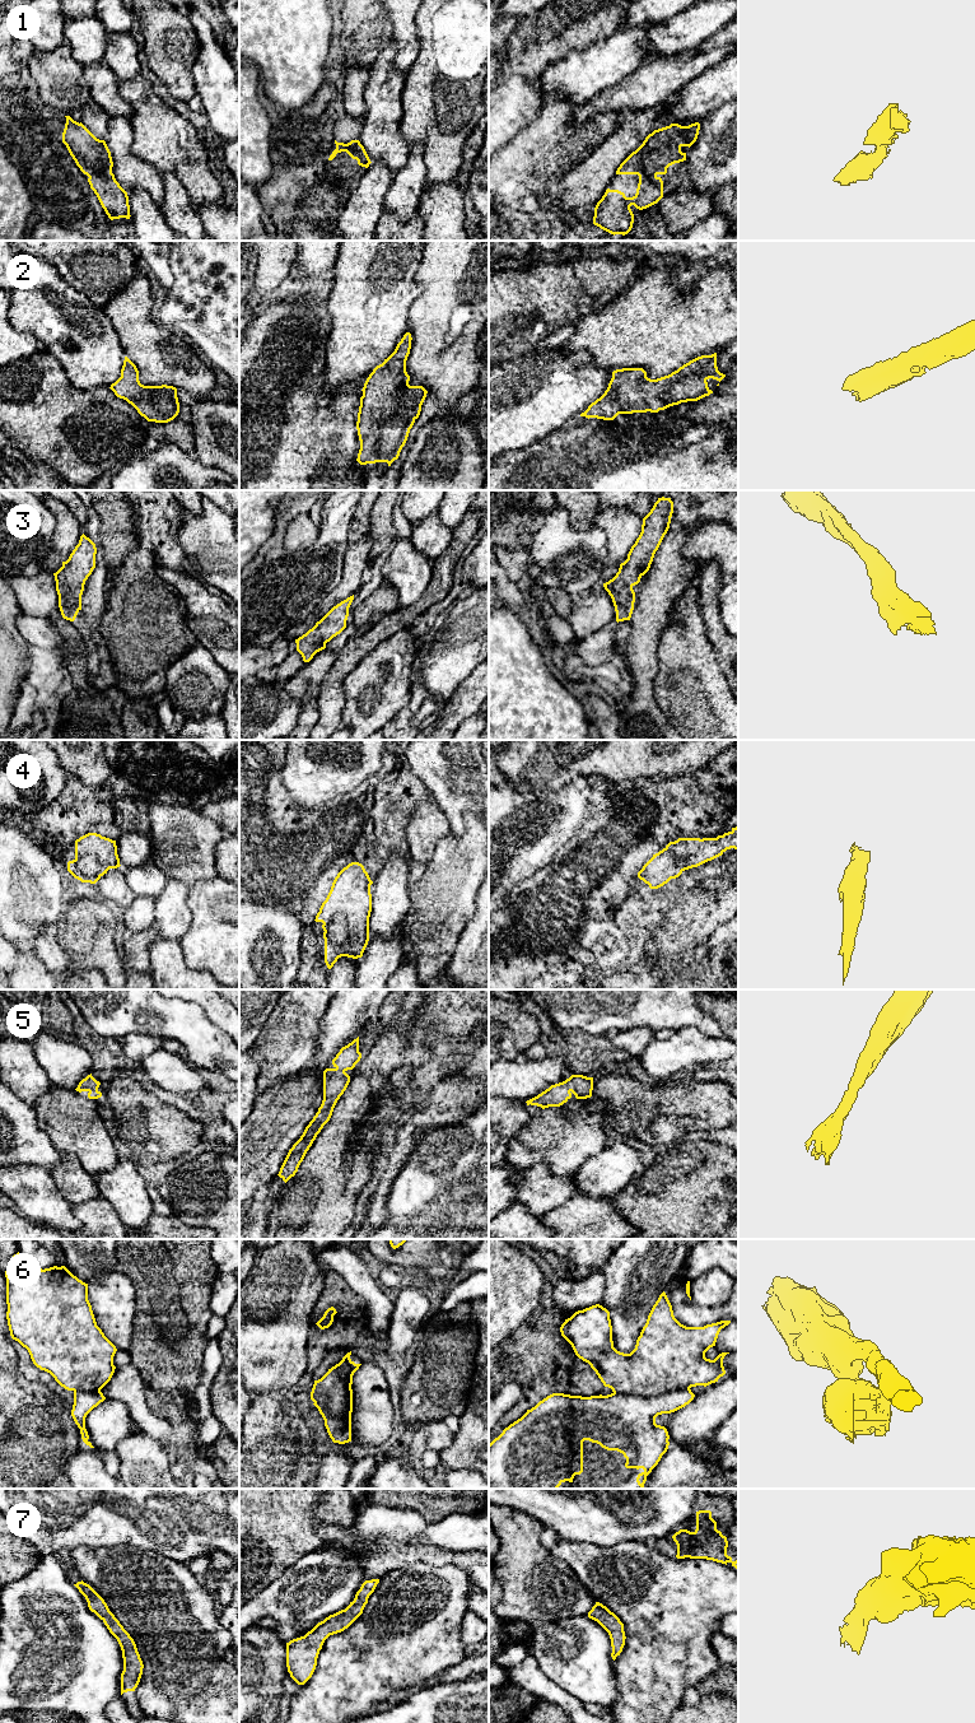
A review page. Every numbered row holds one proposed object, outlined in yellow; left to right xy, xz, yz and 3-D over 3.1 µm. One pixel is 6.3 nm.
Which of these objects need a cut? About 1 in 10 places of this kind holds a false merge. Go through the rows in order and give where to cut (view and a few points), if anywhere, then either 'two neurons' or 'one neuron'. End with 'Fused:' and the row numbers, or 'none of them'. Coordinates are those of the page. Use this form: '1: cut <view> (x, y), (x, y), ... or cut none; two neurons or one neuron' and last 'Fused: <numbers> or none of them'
1: cut none; one neuron
2: cut none; one neuron
3: cut none; one neuron
4: cut none; one neuron
5: cut none; one neuron
6: cut yz (689, 1387), (649, 1396), (614, 1393); two neurons
7: cut none; one neuron
Fused: 6

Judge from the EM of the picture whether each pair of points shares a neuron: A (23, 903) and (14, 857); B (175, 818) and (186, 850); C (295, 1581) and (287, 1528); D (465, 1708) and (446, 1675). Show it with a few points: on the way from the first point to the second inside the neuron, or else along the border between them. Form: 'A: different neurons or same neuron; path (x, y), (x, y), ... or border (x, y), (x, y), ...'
A: same neuron; path (23, 892), (23, 881), (14, 869)
B: same neuron; path (175, 825), (183, 842)
C: different neurons; border (318, 1549), (302, 1555), (270, 1583)
D: different neurons; border (475, 1673), (449, 1682), (434, 1681)

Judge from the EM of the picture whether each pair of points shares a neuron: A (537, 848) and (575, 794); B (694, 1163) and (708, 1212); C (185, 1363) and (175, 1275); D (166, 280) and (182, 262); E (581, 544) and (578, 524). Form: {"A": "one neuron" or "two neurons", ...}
{"A": "one neuron", "B": "one neuron", "C": "one neuron", "D": "two neurons", "E": "two neurons"}

